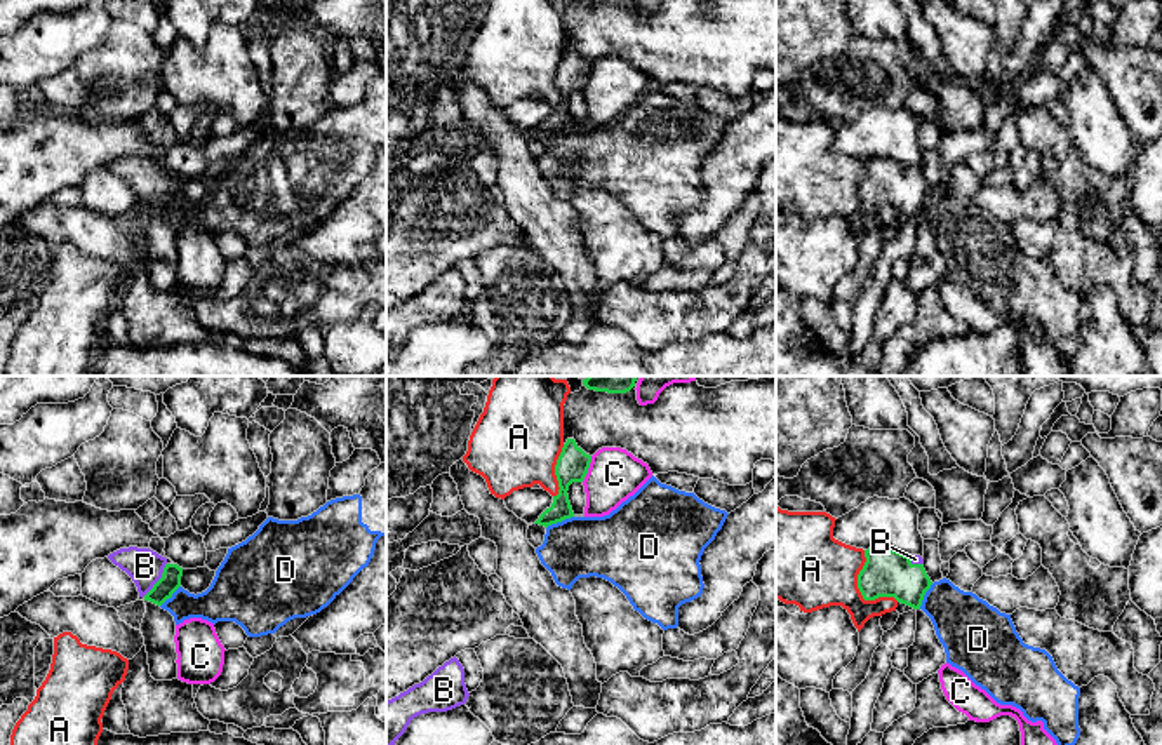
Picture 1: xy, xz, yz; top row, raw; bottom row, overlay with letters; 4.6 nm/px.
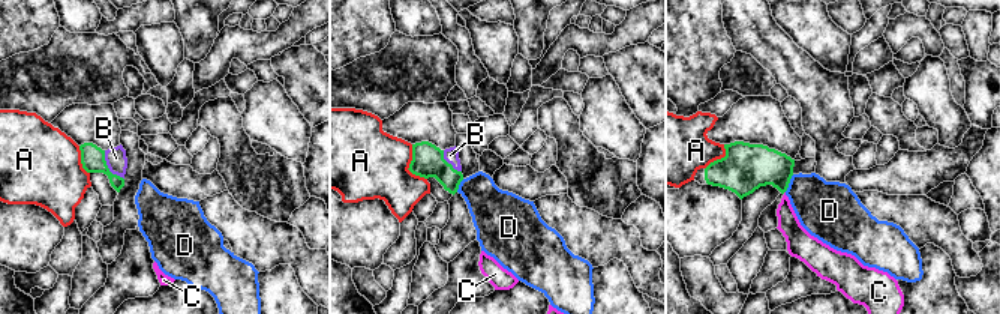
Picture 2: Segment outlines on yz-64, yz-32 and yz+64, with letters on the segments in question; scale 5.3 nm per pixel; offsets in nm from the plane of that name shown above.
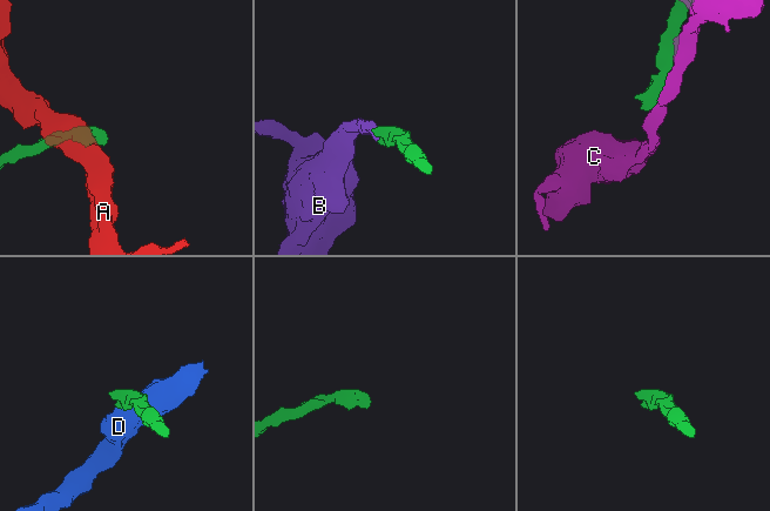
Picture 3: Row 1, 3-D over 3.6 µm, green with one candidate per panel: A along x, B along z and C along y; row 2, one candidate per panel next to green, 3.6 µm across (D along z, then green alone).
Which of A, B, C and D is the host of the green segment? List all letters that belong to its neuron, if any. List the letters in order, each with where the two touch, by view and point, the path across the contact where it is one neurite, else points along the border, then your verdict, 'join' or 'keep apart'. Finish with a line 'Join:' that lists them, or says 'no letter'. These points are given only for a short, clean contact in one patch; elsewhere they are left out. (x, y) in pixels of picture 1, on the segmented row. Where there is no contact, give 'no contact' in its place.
A: yz (860, 590) | keep apart
B: xy (159, 580) | across xy (171, 578), (159, 580), (145, 566) | join
C: xz (588, 467) | keep apart
D: xz (559, 521) | along xz (573, 516), (547, 528) | keep apart
Join: B

